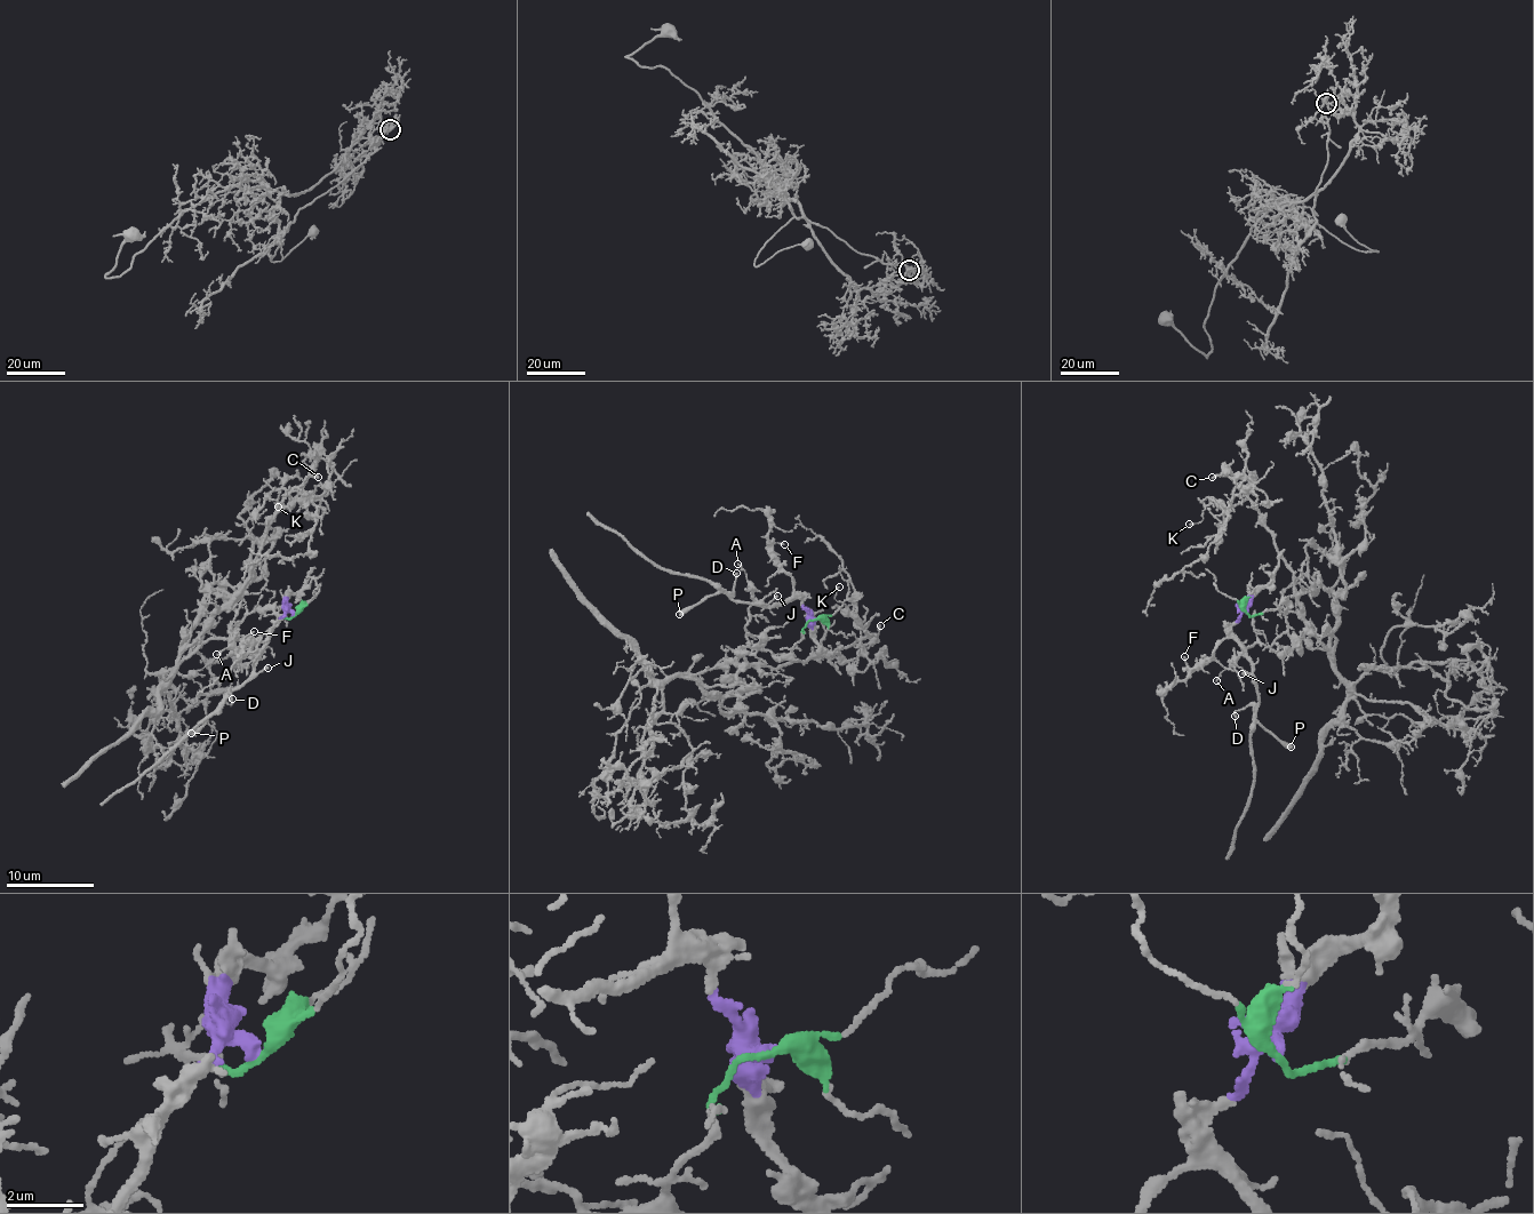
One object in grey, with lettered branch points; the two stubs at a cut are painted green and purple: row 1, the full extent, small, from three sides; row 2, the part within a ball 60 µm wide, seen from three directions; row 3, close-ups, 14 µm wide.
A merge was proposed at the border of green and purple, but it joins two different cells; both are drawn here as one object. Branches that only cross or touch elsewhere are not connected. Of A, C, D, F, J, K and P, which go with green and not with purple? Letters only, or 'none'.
A, C, K

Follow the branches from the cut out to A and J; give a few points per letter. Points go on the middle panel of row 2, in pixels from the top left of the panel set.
A: (813, 619), (788, 655), (773, 656), (754, 648), (744, 628), (753, 600), (745, 572), (737, 564)
J: (814, 619), (800, 600), (793, 598), (771, 606), (764, 604), (777, 596)

